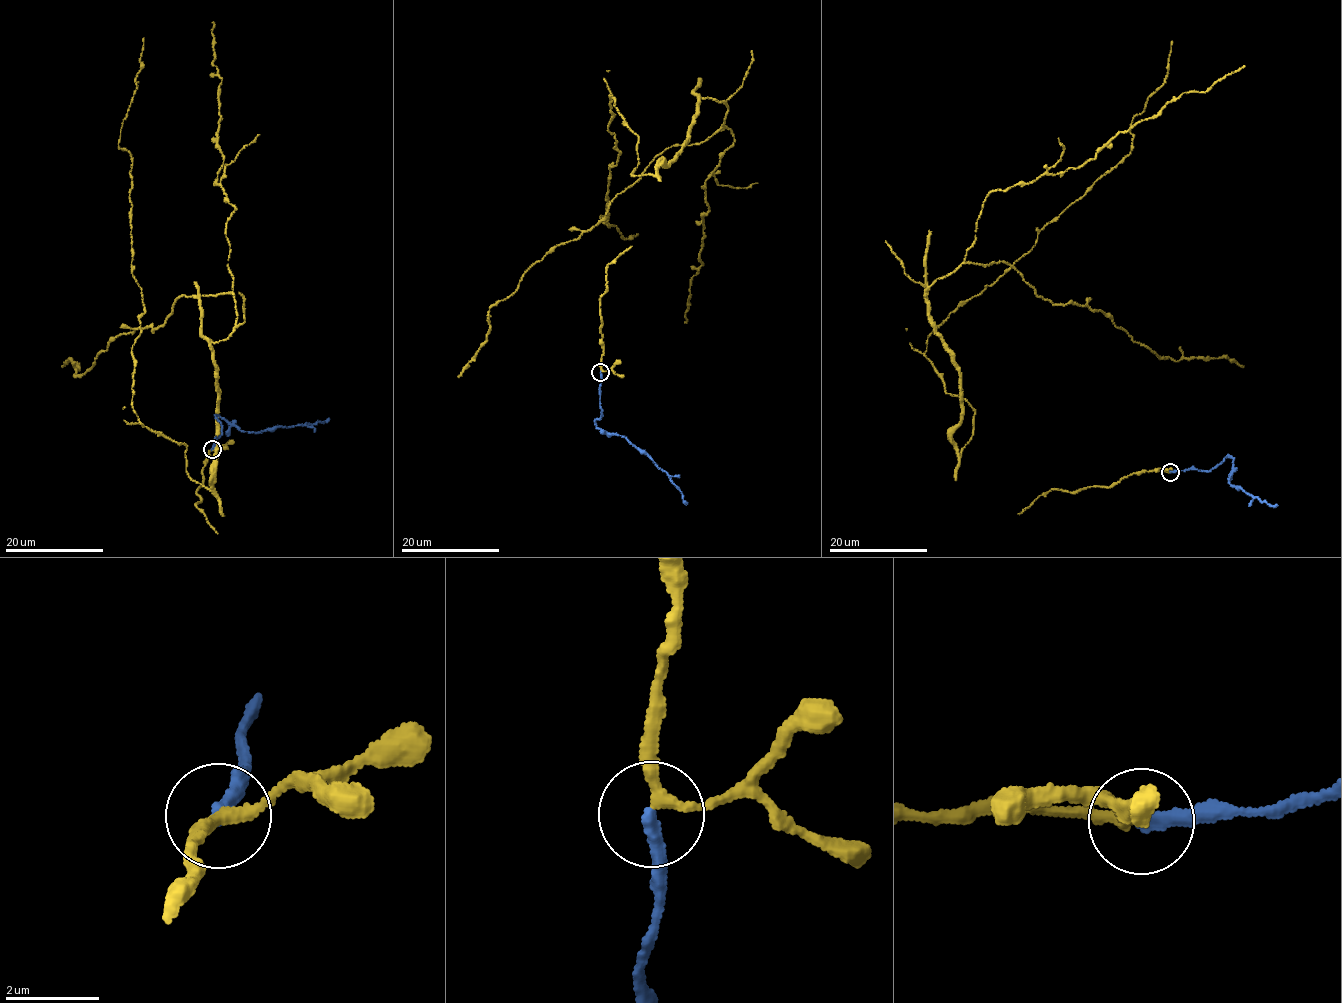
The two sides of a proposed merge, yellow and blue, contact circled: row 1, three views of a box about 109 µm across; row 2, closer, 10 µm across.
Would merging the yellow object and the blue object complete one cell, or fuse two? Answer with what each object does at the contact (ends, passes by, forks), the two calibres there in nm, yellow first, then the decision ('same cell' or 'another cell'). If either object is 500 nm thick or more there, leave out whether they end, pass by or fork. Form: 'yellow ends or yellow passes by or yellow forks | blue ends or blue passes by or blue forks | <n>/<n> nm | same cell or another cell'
yellow passes by | blue ends | 240/320 nm | same cell

